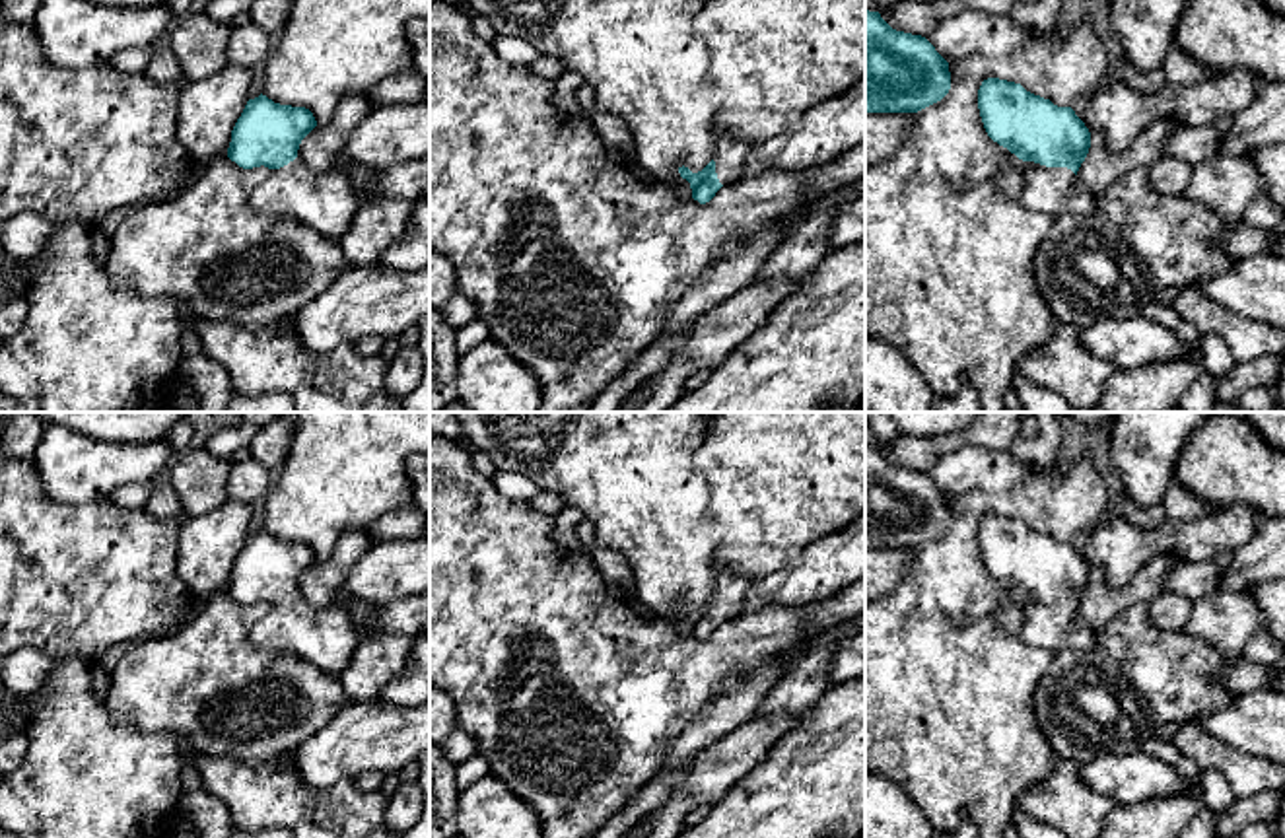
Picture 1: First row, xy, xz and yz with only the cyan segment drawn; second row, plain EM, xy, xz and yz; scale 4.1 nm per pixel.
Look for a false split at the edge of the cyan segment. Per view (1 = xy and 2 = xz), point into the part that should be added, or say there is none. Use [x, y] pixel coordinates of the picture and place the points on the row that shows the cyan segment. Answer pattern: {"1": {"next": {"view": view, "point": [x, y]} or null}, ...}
{"1": {"next": {"view": "xy", "point": [327, 203]}}, "2": {"next": {"view": "xz", "point": [731, 152]}}}

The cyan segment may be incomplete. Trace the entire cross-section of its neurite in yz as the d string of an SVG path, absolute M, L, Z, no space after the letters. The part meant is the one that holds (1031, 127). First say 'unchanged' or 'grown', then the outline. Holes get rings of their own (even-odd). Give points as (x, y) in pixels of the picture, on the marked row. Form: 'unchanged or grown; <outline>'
grown; M988 78L978 89L978 109L988 136L1028 163L1025 208L1052 220L1096 212L1096 194L1075 185L1091 132L1071 107L1058 107L1021 84Z

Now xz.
grown; M717 136L713 159L698 173L678 167L682 179L690 183L692 198L700 204L710 202L715 192L741 179L752 144L739 136Z

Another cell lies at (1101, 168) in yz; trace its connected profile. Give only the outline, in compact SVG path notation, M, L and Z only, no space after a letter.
M1172 119L1155 121L1116 152L1106 148L1102 132L1091 132L1091 148L1075 175L1075 185L1098 196L1129 171L1149 169L1166 156L1164 146L1180 126Z

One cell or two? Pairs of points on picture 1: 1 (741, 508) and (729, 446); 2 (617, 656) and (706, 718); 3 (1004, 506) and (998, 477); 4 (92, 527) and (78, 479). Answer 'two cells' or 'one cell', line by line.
1: one cell
2: two cells
3: two cells
4: two cells

